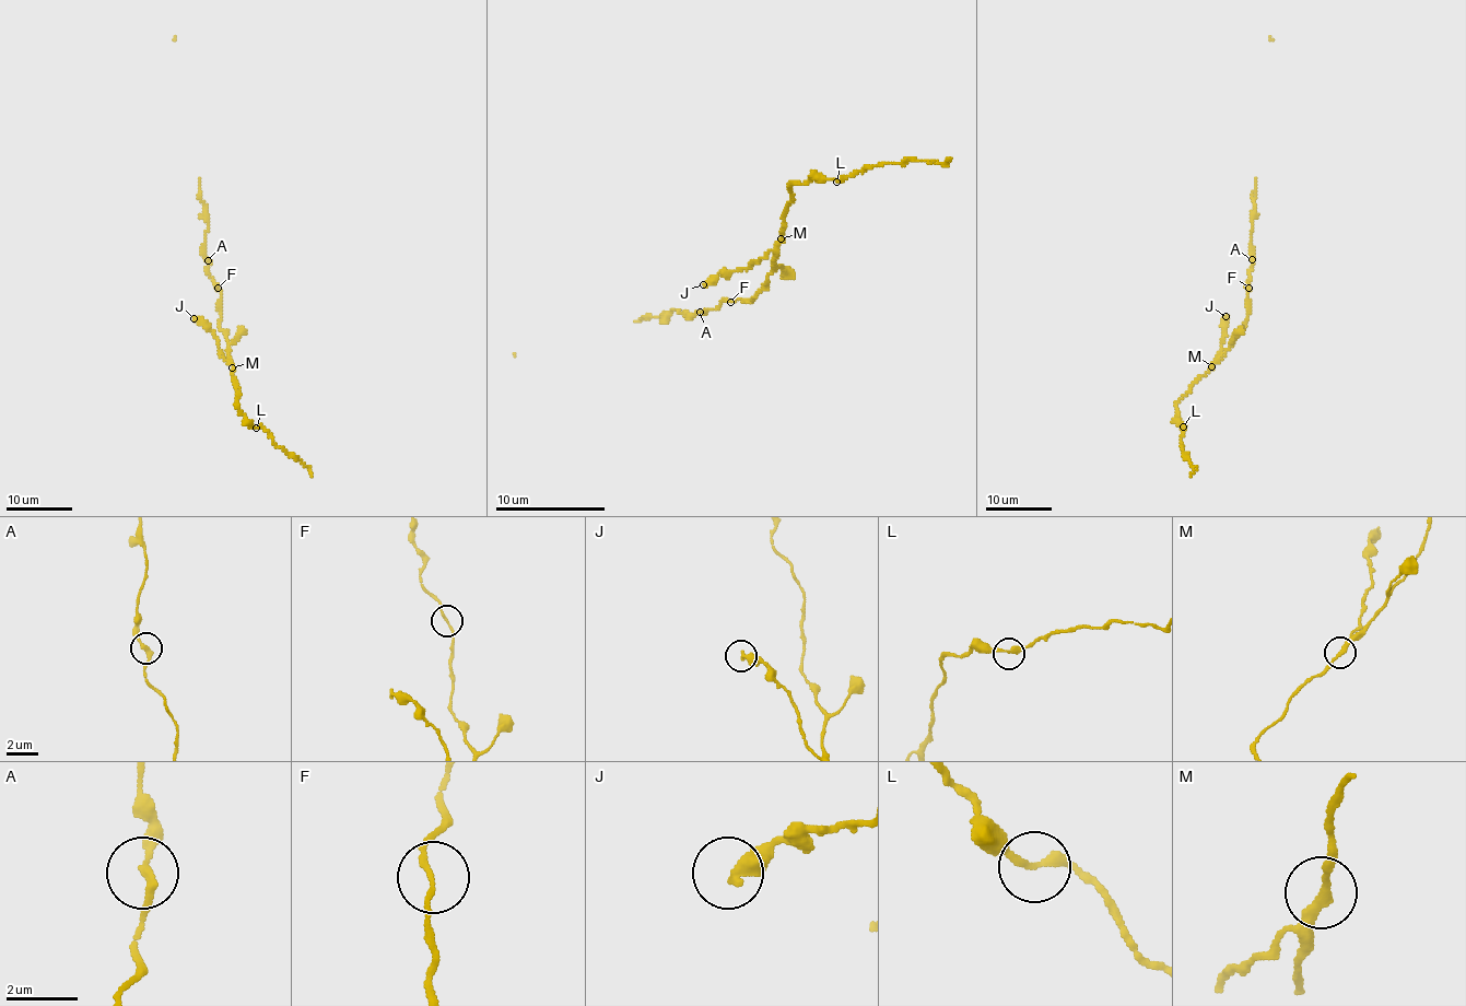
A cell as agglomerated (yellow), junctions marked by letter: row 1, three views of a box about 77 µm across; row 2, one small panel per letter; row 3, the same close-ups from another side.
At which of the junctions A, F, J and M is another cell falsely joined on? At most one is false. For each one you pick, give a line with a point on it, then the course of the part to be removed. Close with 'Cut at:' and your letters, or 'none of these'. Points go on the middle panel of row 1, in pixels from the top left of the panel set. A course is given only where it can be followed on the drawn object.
Cut at: none of these

